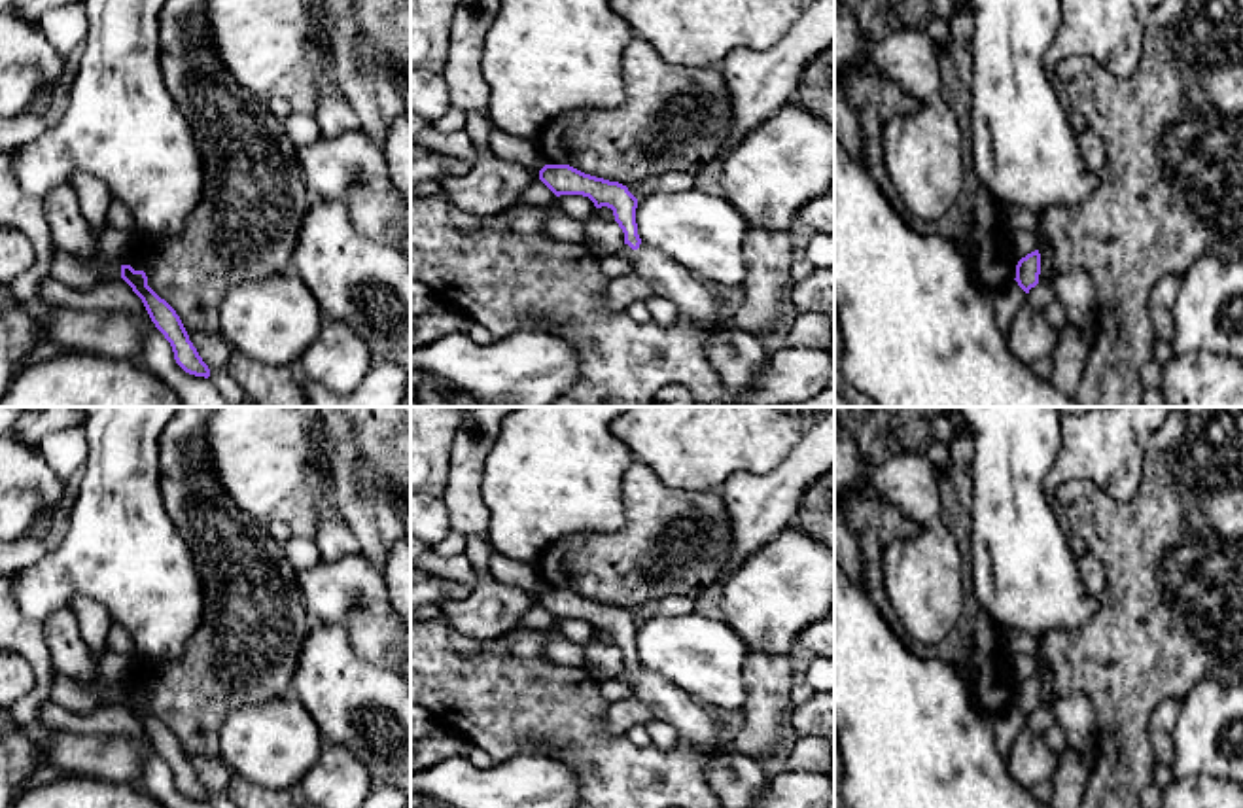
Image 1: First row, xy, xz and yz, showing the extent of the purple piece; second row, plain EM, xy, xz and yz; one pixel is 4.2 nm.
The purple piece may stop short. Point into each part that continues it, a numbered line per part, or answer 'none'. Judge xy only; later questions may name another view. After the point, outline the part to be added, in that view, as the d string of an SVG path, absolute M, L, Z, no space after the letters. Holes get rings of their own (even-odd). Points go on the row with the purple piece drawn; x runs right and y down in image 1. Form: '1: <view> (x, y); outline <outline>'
none

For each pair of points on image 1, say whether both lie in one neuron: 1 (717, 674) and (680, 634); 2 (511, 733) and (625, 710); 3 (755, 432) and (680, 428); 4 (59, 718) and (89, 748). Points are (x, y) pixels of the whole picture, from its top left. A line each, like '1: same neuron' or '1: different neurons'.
1: same neuron
2: different neurons
3: same neuron
4: different neurons

